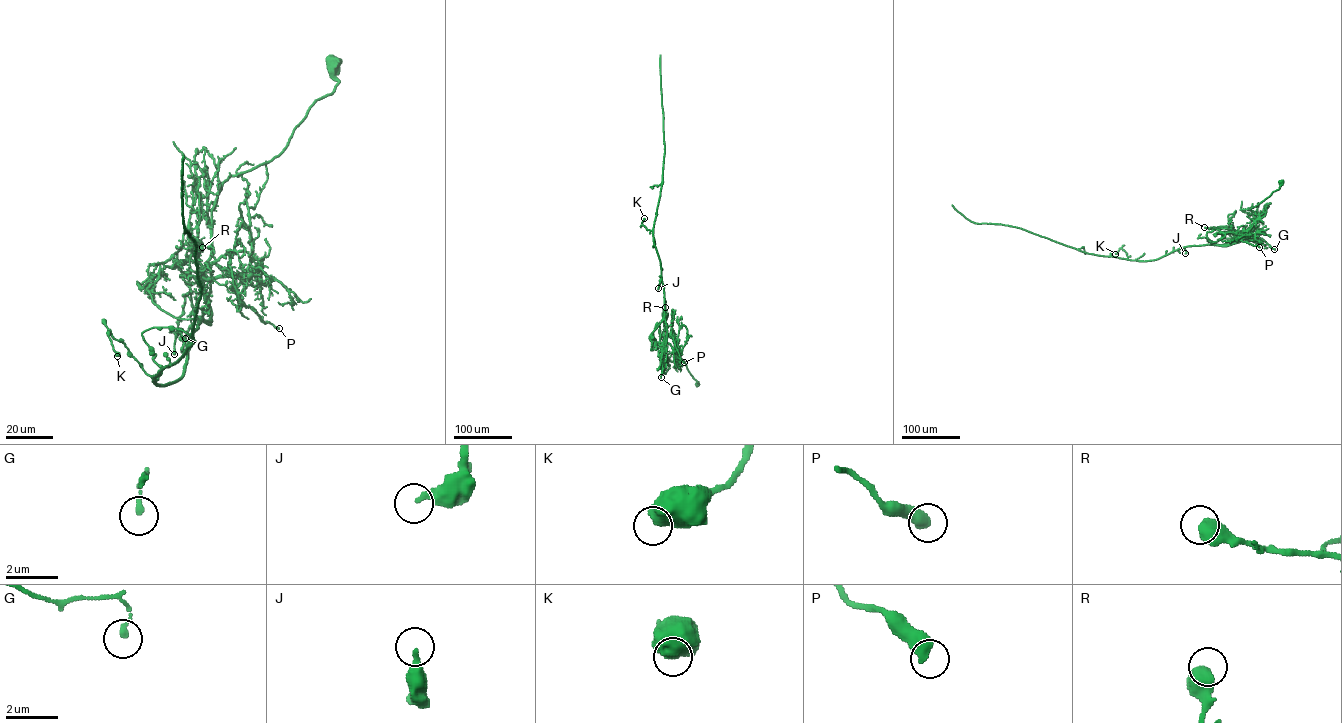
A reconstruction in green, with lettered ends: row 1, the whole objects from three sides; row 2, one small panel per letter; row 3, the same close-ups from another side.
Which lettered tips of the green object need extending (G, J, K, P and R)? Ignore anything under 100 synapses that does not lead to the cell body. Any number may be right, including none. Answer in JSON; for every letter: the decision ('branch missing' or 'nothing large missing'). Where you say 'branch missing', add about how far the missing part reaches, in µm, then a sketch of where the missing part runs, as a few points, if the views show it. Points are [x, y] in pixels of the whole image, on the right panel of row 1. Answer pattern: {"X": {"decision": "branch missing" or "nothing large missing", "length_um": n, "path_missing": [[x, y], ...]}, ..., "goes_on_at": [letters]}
{"G": {"decision": "nothing large missing"}, "J": {"decision": "nothing large missing"}, "K": {"decision": "nothing large missing"}, "P": {"decision": "nothing large missing"}, "R": {"decision": "nothing large missing"}, "goes_on_at": []}

